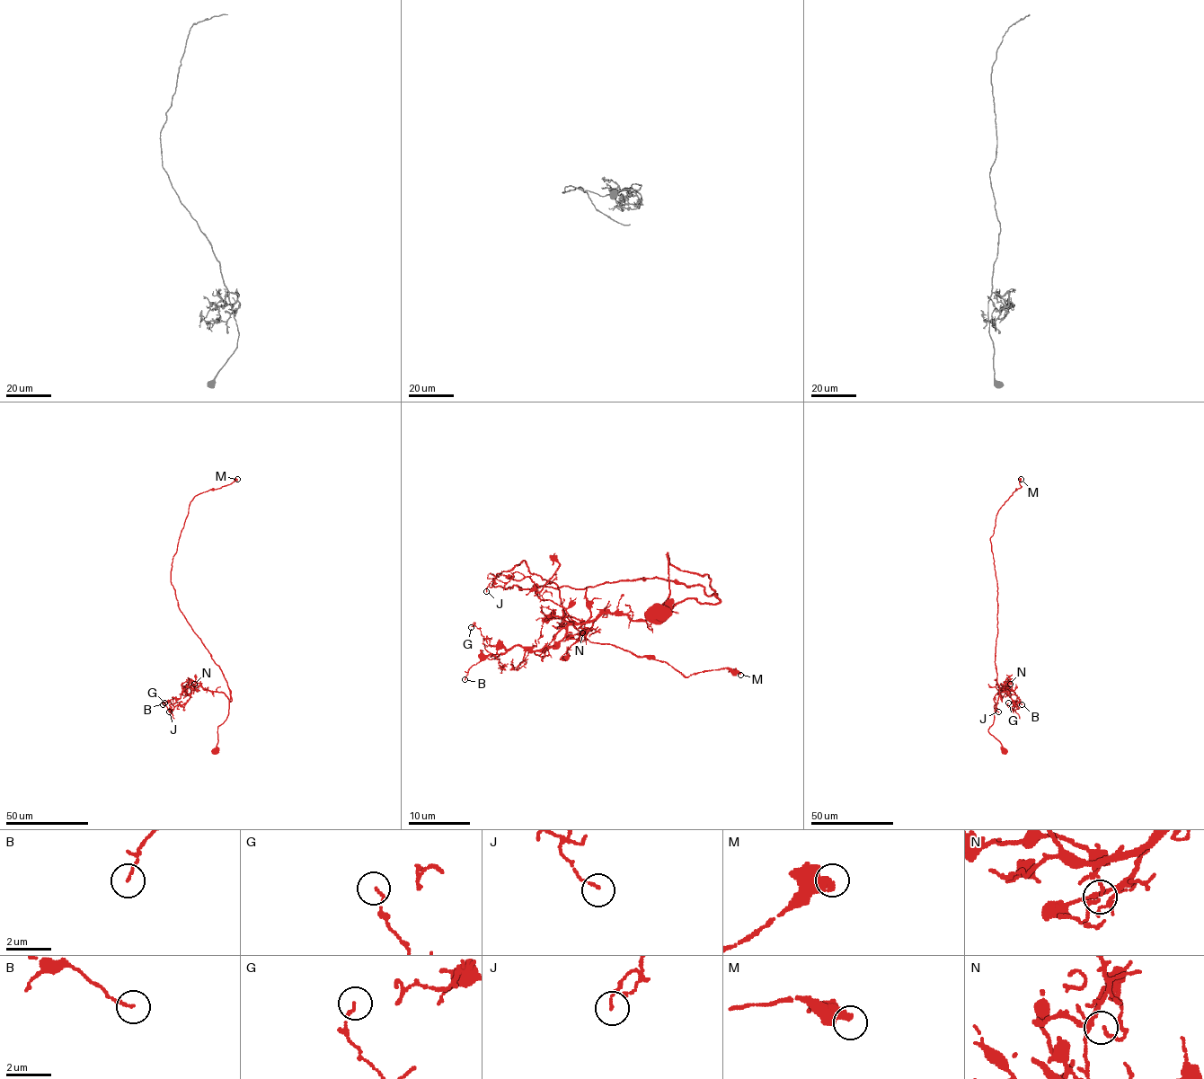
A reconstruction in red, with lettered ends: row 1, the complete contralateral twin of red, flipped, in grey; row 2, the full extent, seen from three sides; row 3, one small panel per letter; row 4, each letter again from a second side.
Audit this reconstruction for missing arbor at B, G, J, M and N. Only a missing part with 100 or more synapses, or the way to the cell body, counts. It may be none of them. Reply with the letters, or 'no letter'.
no letter

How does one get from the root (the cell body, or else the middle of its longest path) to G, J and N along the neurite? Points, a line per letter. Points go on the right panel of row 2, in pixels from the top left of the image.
G: (1004, 750), (988, 729), (1004, 685), (1013, 711), (1008, 703)
J: (1004, 750), (988, 729), (1004, 685), (994, 698), (998, 711)
N: (1004, 750), (988, 729), (998, 697), (1002, 701), (1000, 693), (1006, 690), (1004, 684), (1010, 684)

